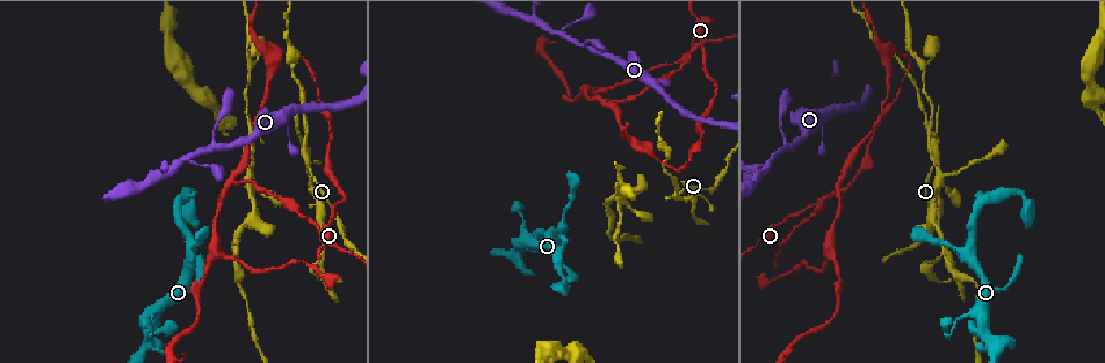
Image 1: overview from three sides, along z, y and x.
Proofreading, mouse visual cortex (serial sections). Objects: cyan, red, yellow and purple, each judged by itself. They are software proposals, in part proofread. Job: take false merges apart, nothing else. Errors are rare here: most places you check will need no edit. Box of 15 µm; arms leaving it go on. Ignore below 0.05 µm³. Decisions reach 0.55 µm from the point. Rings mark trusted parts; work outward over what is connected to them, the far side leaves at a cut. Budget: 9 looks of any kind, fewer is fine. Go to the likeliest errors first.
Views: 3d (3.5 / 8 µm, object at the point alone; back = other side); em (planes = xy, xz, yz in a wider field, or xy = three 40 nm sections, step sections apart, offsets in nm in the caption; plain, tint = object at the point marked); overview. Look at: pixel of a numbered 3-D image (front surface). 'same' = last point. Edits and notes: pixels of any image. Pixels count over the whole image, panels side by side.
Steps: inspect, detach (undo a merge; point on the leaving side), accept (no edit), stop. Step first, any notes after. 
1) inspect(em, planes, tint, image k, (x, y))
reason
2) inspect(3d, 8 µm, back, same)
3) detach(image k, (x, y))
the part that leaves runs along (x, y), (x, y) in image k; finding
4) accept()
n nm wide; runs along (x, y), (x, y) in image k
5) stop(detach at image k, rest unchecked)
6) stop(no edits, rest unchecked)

inspect(3d, 3.5 µm, image 1, (937, 163))
three-way junction

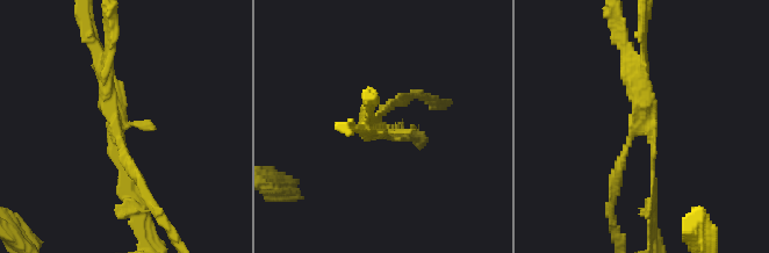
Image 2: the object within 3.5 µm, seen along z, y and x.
inspect(em, xy, step 2, tint, image 2, (637, 127))
3 arms; arms of 100, 150, 200 nm; shape alone is not enough

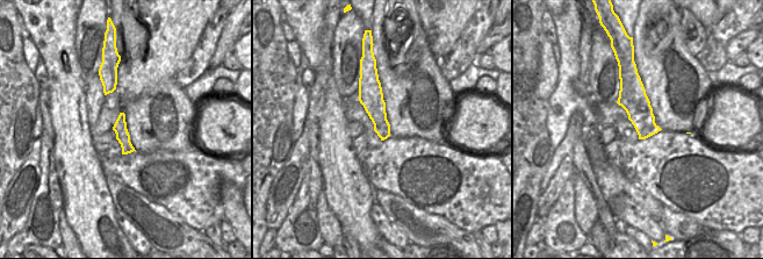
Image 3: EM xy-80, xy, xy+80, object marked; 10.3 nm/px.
inspect(em, xy, step 5, tint, same)

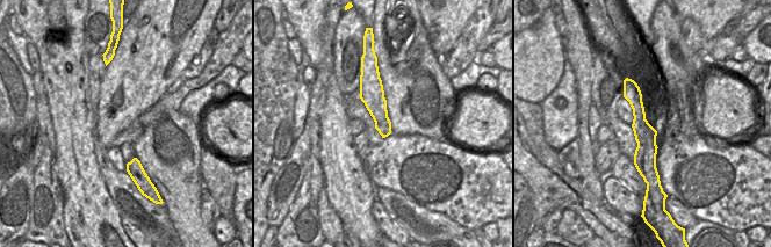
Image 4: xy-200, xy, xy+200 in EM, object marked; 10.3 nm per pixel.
accept()
runs along (143, 189), (107, 103), (110, 53) in image 2; all the same cell

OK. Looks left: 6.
inspect(3d, 8 µm, image 1, (695, 205))

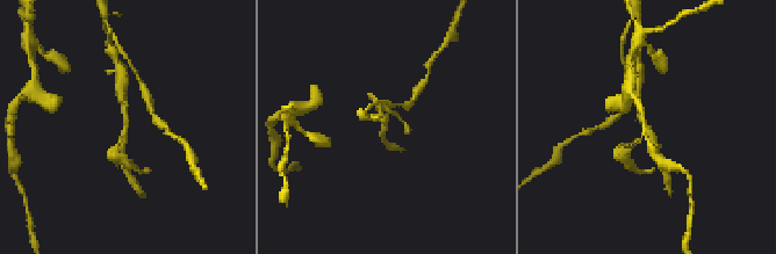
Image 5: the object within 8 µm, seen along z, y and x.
inspect(3d, 3.5 µm, image 5, (125, 133))

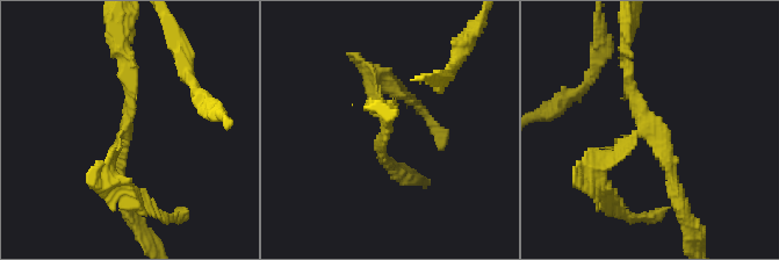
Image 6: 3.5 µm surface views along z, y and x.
inspect(em, xy, step 2, tint, image 6, (386, 123))

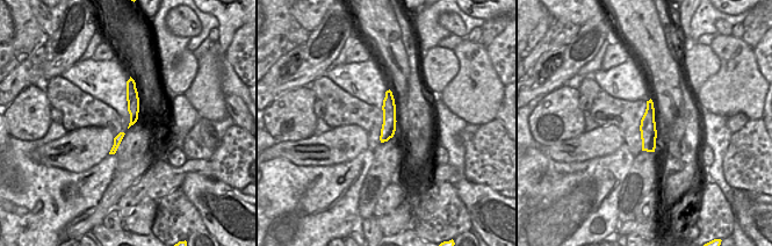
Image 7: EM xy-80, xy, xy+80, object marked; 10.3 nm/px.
accept()
runs along (625, 51), (642, 127), (598, 180) in image 6; continuous, no second cell

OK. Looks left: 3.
inspect(3d, 3.5 µm, image 1, (886, 57))
three-way junction

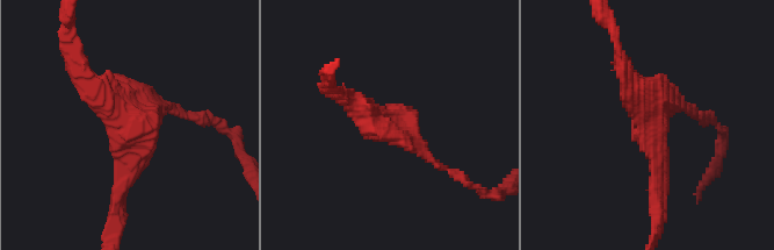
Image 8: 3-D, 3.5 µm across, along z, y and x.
inspect(em, xy, step 2, tint, image 8, (396, 121))
3 arms; arms of 100, 250, 400 nm; now the EM

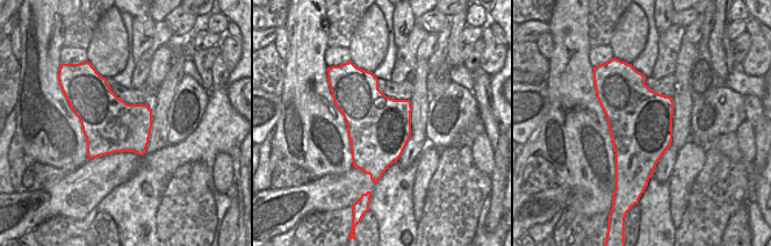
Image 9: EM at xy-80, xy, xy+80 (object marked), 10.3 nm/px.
accept()
runs along (188, 115), (149, 105), (117, 198) in image 8; continuous, no second cell

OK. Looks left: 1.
stop(no edits, rest unchecked)

